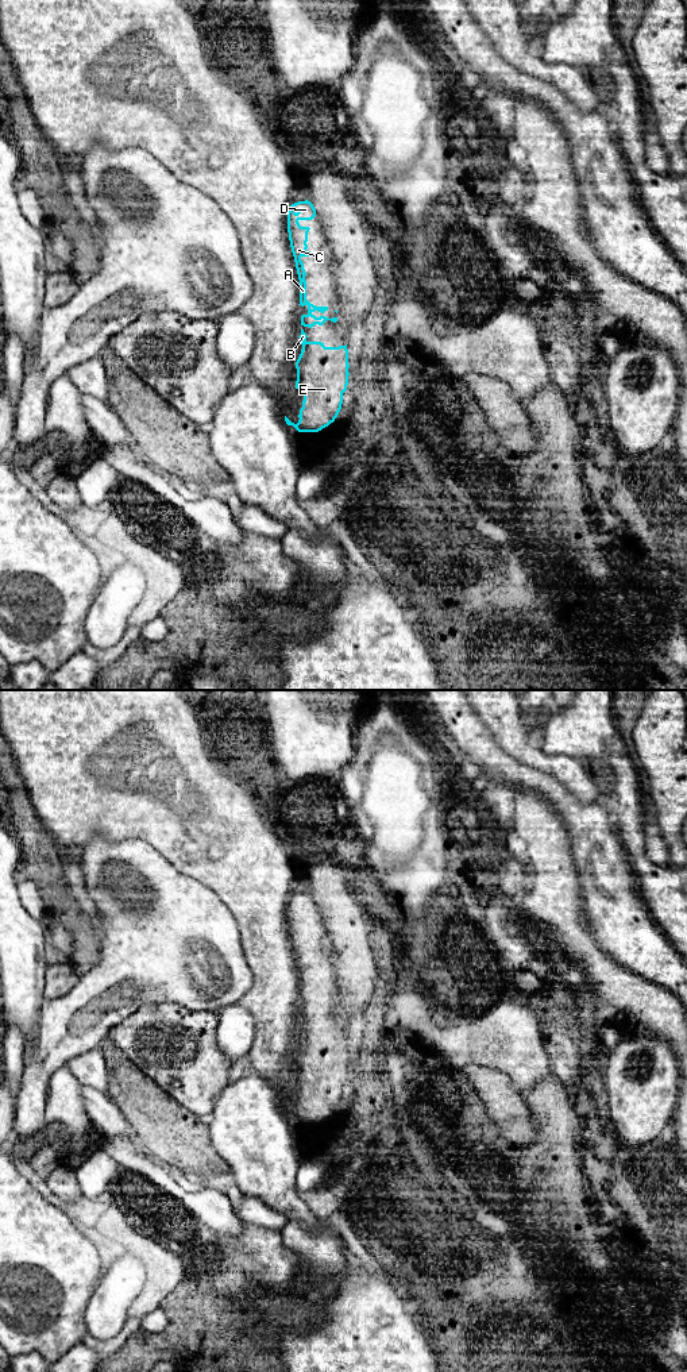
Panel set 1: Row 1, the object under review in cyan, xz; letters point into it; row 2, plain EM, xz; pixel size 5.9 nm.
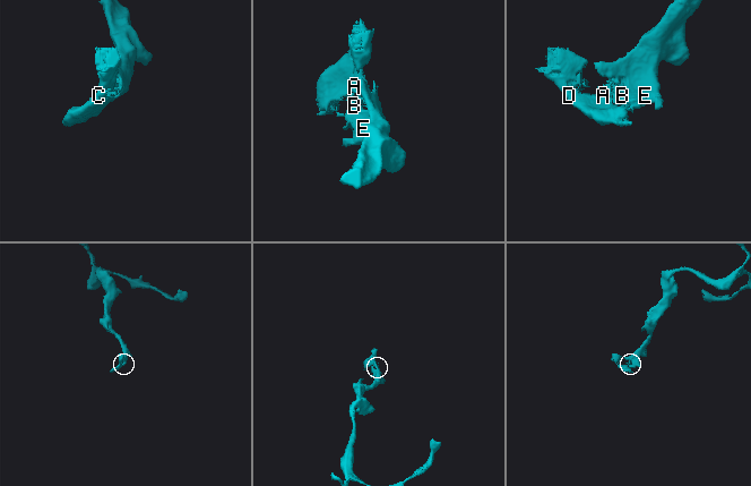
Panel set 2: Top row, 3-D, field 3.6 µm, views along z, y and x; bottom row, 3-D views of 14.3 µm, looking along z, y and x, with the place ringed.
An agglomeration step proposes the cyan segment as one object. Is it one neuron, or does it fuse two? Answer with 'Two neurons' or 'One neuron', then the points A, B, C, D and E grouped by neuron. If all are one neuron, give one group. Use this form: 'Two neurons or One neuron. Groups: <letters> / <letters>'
One neuron. Groups: A B C D E

